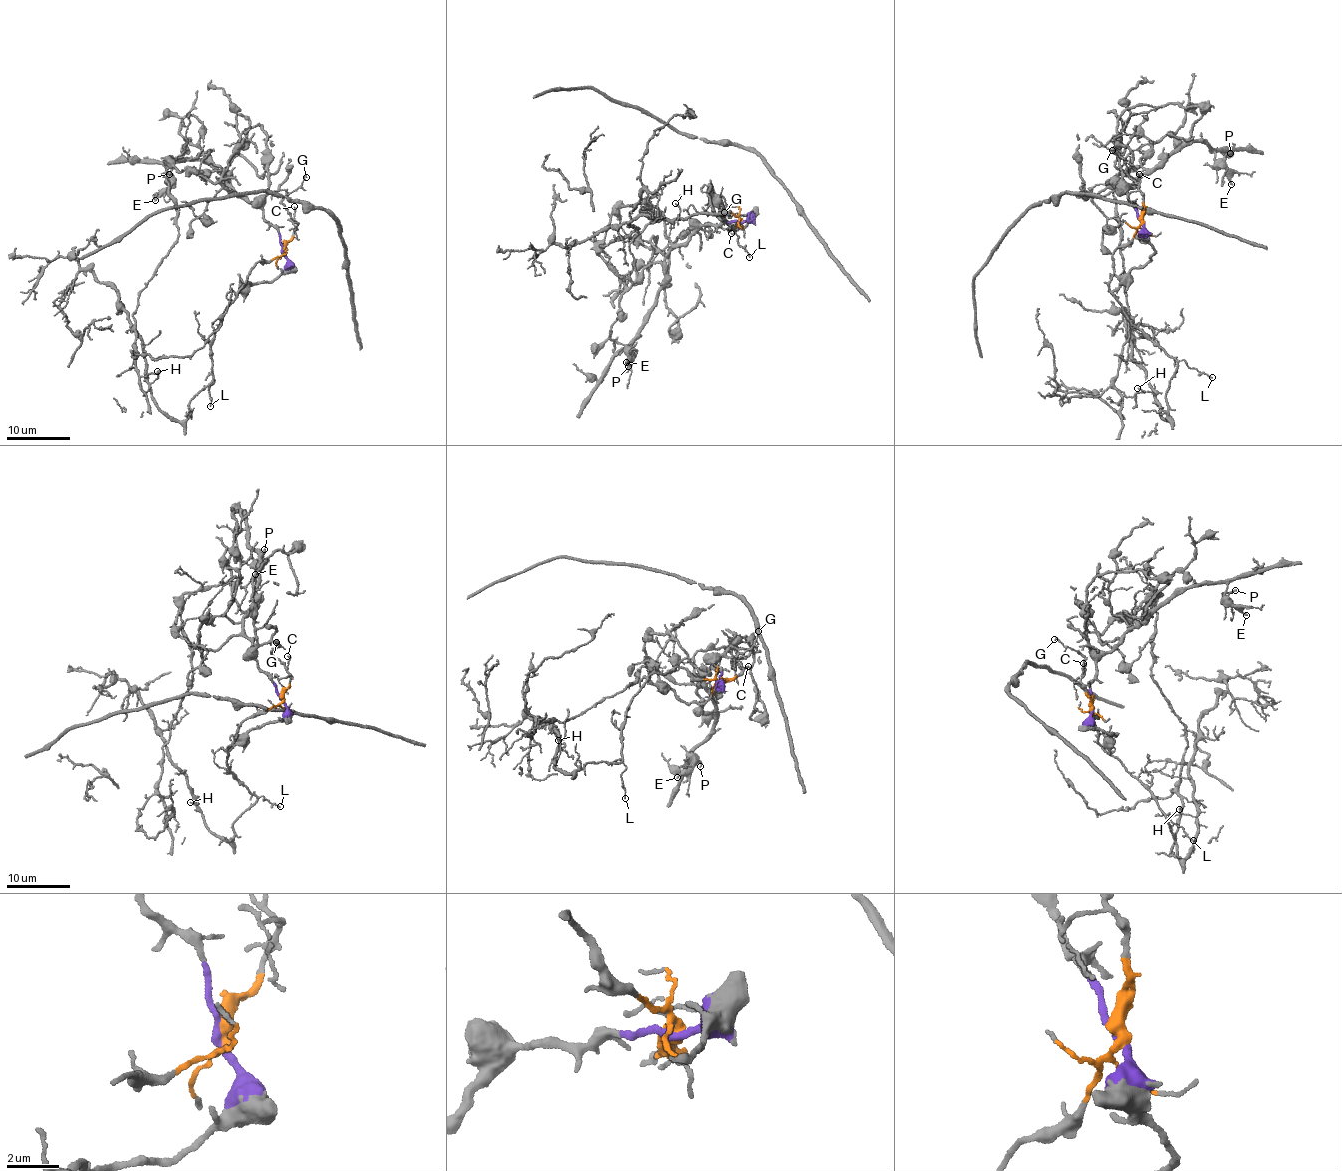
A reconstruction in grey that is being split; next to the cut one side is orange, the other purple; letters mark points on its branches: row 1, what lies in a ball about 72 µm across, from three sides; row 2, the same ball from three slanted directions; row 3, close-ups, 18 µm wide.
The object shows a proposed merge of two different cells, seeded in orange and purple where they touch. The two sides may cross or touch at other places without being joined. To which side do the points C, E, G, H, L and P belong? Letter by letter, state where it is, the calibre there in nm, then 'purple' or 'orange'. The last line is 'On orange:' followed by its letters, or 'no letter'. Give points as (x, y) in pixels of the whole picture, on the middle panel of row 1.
C: (731, 233) | 150 nm | orange
E: (626, 362) | 160 nm | purple
G: (724, 212) | 160 nm | orange
H: (675, 203) | 110 nm | orange
L: (749, 257) | 110 nm | orange
P: (628, 366) | 120 nm | purple
On orange: C, G, H, L

